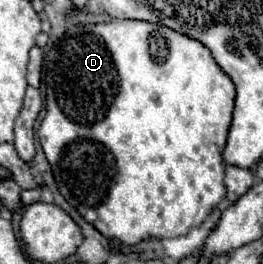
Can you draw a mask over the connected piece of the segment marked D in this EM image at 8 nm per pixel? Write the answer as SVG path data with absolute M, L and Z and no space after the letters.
M111 20L111 22L105 22L105 24L77 24L77 26L69 26L65 30L65 34L53 44L53 48L47 52L45 56L45 84L47 84L47 114L41 122L41 128L39 128L39 142L45 150L45 156L53 168L53 176L57 180L57 186L59 186L59 192L63 194L63 198L79 210L79 214L89 222L93 224L101 234L105 234L107 238L115 238L119 240L121 244L137 244L149 236L155 236L155 238L175 238L175 236L183 236L187 234L193 226L199 226L205 216L219 204L223 202L225 198L225 184L223 184L223 178L225 178L225 164L221 160L221 154L225 150L225 140L227 140L227 134L229 134L229 124L233 120L233 96L237 94L235 88L233 88L233 80L229 80L229 76L225 72L221 72L221 66L213 60L209 48L205 48L205 44L201 44L199 40L187 36L187 34L179 34L163 24L157 24L157 22L143 22L143 20Z

